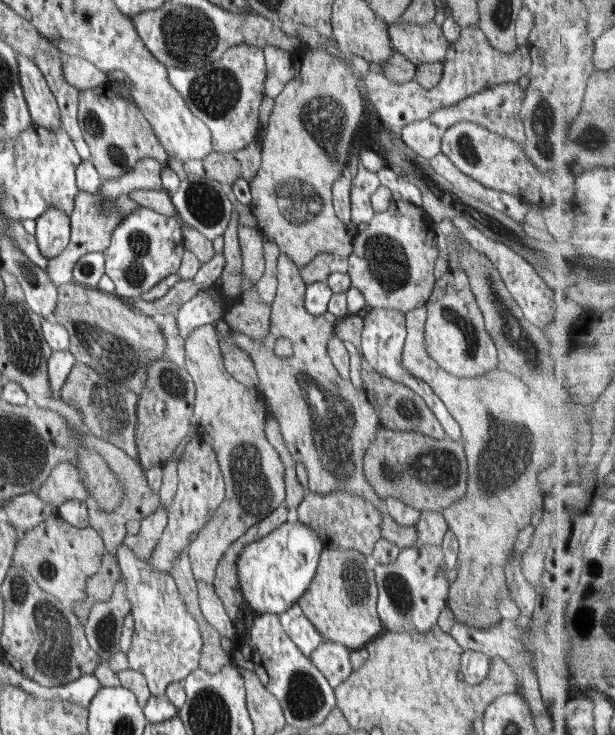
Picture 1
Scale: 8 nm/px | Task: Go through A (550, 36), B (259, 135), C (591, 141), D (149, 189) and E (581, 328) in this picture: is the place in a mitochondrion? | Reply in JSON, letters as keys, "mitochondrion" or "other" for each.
{"A":"other","B":"other","C":"mitochondrion","D":"other","E":"other"}

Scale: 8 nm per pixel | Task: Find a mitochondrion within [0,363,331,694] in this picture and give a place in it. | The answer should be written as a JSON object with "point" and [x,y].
{"point":[53,657]}

